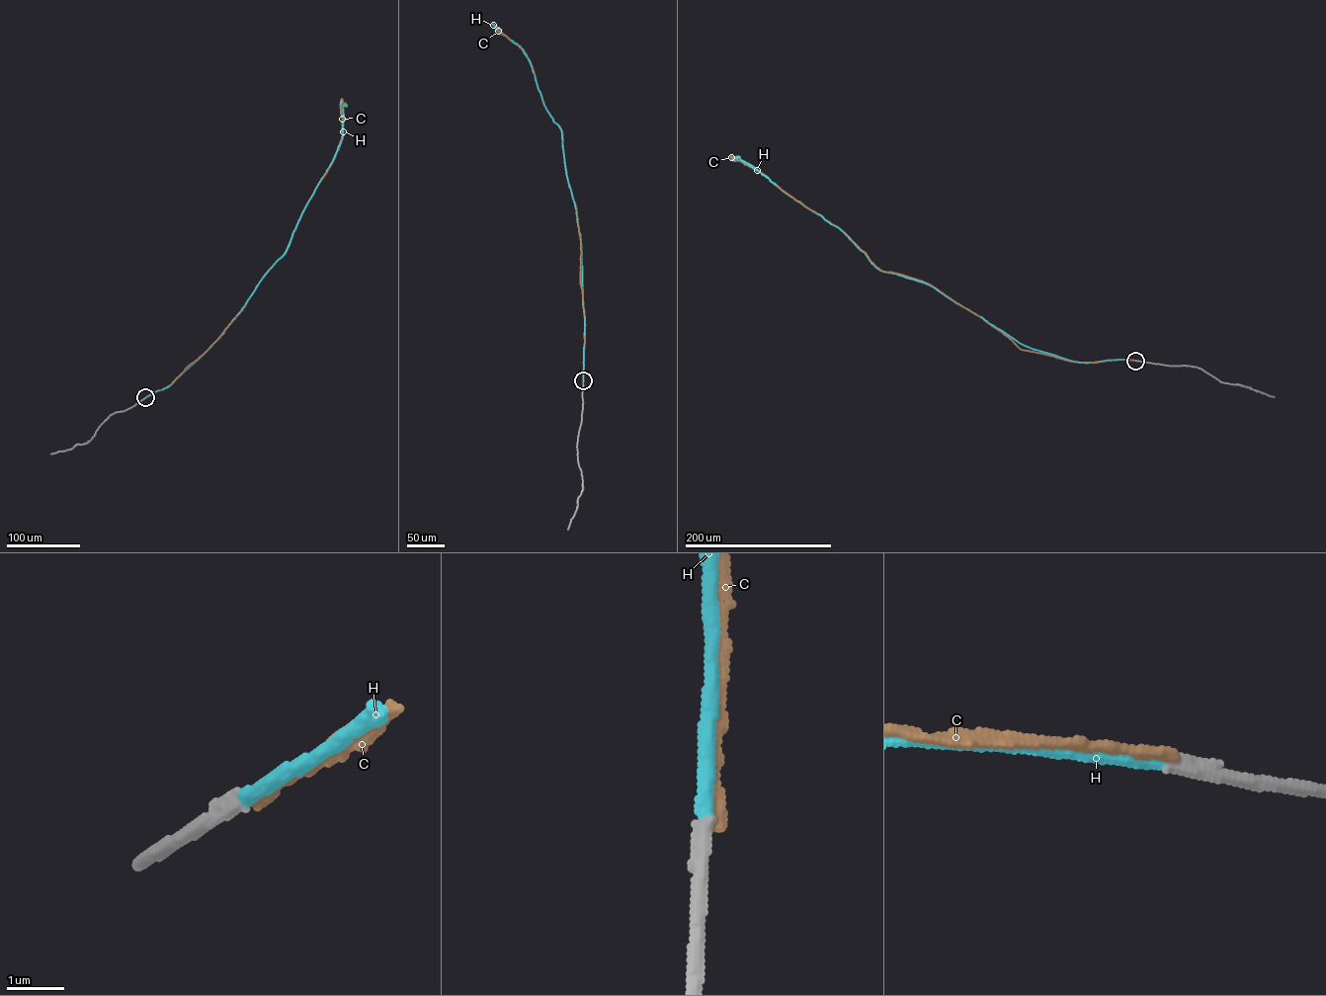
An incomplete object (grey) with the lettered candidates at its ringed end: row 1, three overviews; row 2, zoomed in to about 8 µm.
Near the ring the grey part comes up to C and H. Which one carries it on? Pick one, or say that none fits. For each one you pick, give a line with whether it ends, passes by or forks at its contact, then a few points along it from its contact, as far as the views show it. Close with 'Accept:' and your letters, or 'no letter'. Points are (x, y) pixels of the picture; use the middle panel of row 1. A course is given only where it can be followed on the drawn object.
H: it ends; course (583, 380), (585, 326), (580, 234), (566, 174), (561, 132), (544, 105), (523, 49), (493, 26)
Accept: H

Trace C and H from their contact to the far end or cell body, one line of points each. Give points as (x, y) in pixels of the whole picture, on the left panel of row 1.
C: (145, 397), (172, 383), (205, 353), (285, 254), (340, 143), (341, 99)
H: (145, 397), (170, 385), (208, 349), (286, 252), (305, 207), (341, 142), (342, 100)

